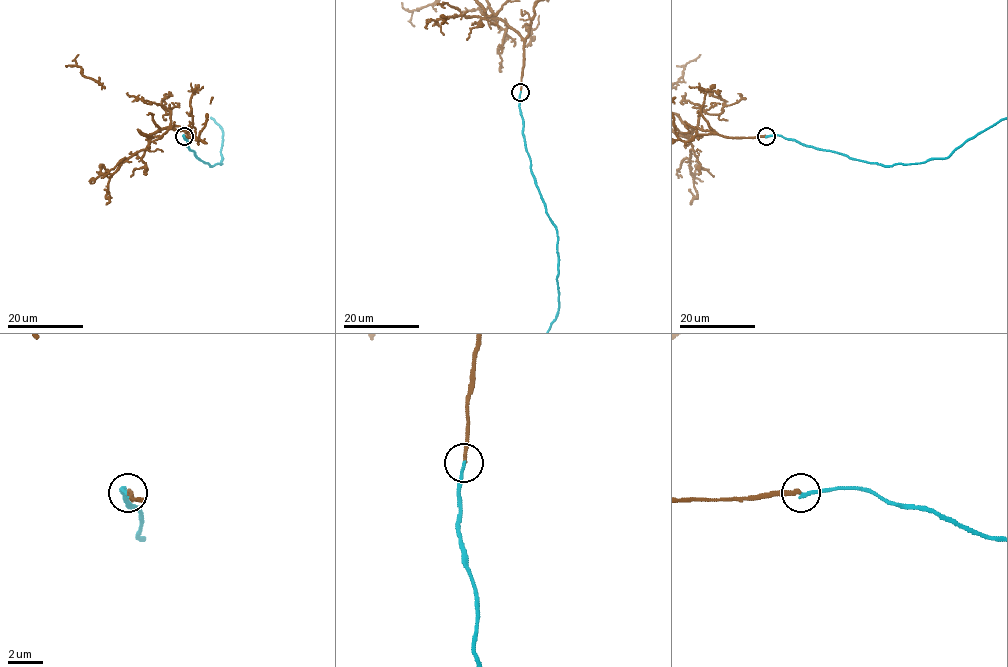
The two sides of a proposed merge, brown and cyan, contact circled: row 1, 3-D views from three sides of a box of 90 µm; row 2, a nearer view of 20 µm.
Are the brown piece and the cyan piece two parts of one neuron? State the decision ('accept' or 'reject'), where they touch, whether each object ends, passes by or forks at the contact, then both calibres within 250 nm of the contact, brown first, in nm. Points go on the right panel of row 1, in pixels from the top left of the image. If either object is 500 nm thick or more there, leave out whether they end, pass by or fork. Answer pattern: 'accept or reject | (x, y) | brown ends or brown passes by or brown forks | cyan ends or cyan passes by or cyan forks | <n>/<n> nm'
reject | (766, 136) | brown ends | cyan ends | 220/200 nm

